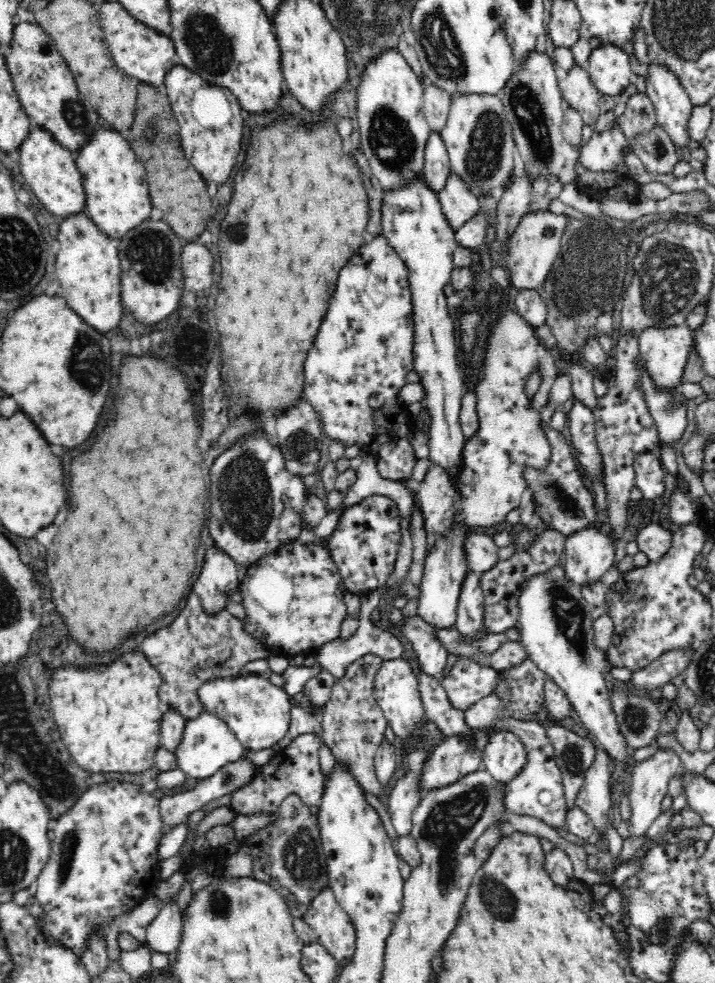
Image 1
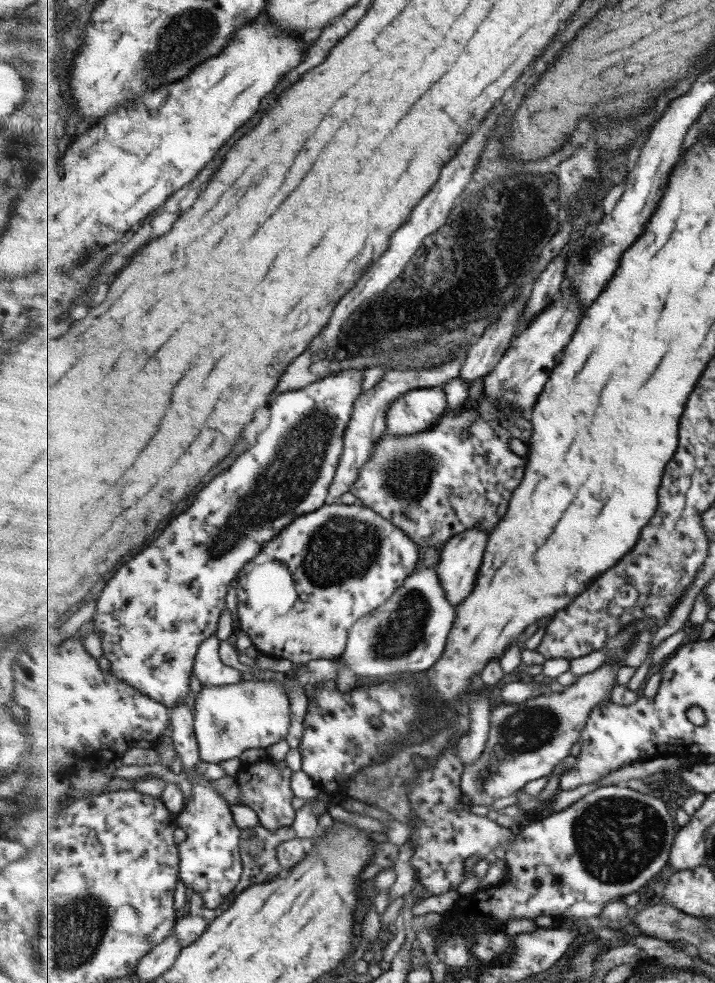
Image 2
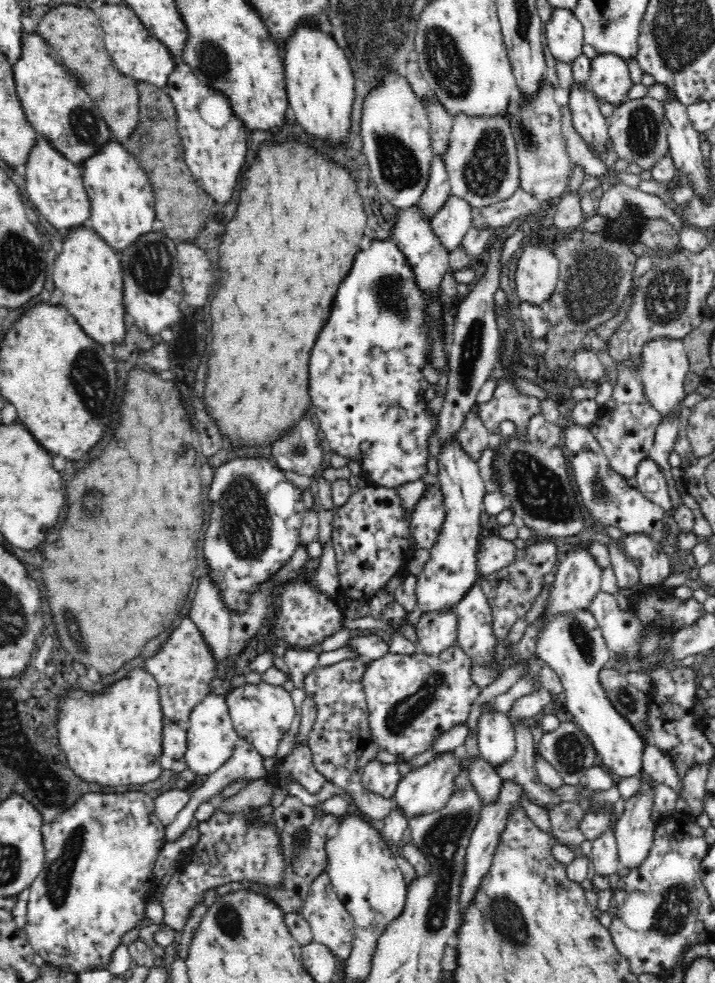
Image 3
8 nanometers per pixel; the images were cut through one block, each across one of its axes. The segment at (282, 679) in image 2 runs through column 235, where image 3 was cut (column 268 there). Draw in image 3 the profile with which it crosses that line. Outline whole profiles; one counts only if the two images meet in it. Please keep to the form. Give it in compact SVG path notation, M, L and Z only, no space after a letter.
M237 682L226 695L229 712L239 737L246 738L263 759L276 757L280 742L284 740L296 718L294 700L282 685Z

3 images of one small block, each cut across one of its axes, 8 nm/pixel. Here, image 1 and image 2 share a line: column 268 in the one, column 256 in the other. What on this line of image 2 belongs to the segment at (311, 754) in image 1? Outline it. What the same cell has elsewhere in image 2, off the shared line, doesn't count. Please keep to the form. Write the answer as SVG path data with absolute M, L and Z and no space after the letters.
M268 754L257 763L244 763L236 777L243 794L241 804L254 808L260 815L261 824L267 826L270 830L275 831L296 822L298 810L292 804L297 796L292 788L294 774L295 772L288 766L287 760L283 760L280 764L273 763Z

